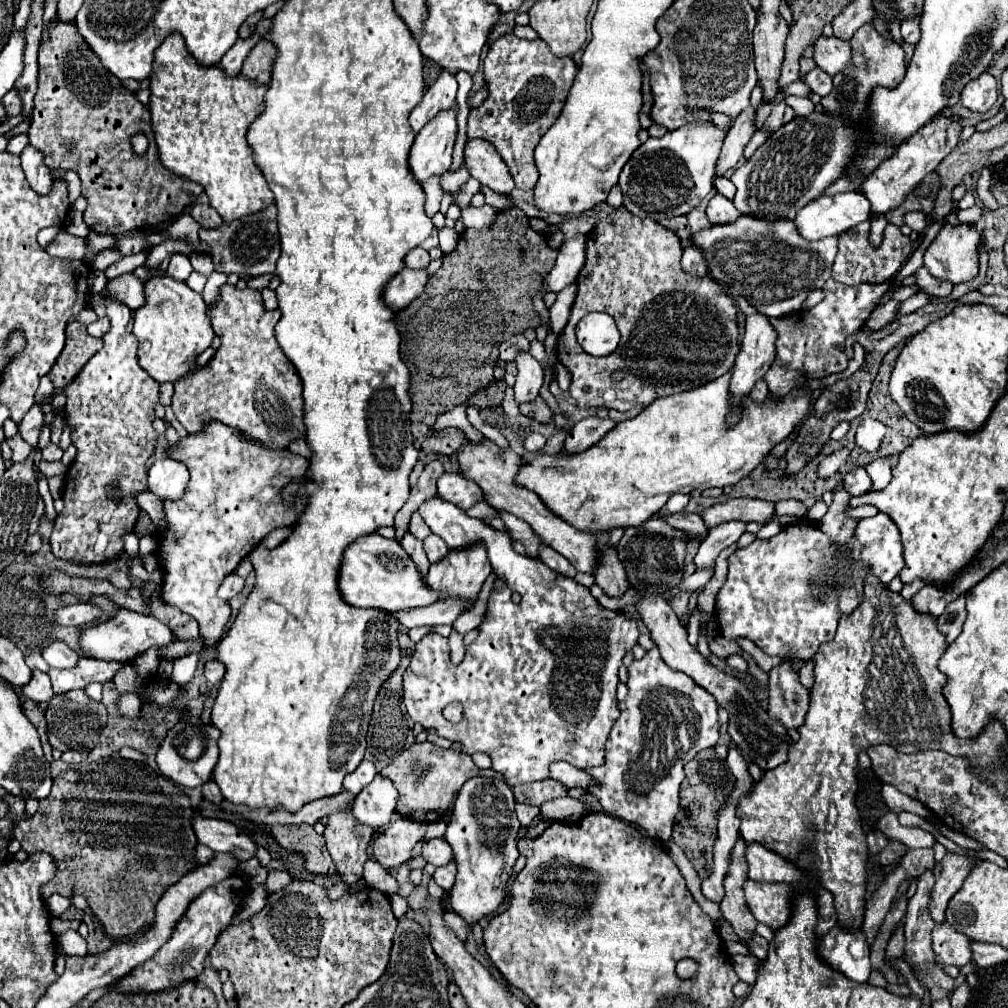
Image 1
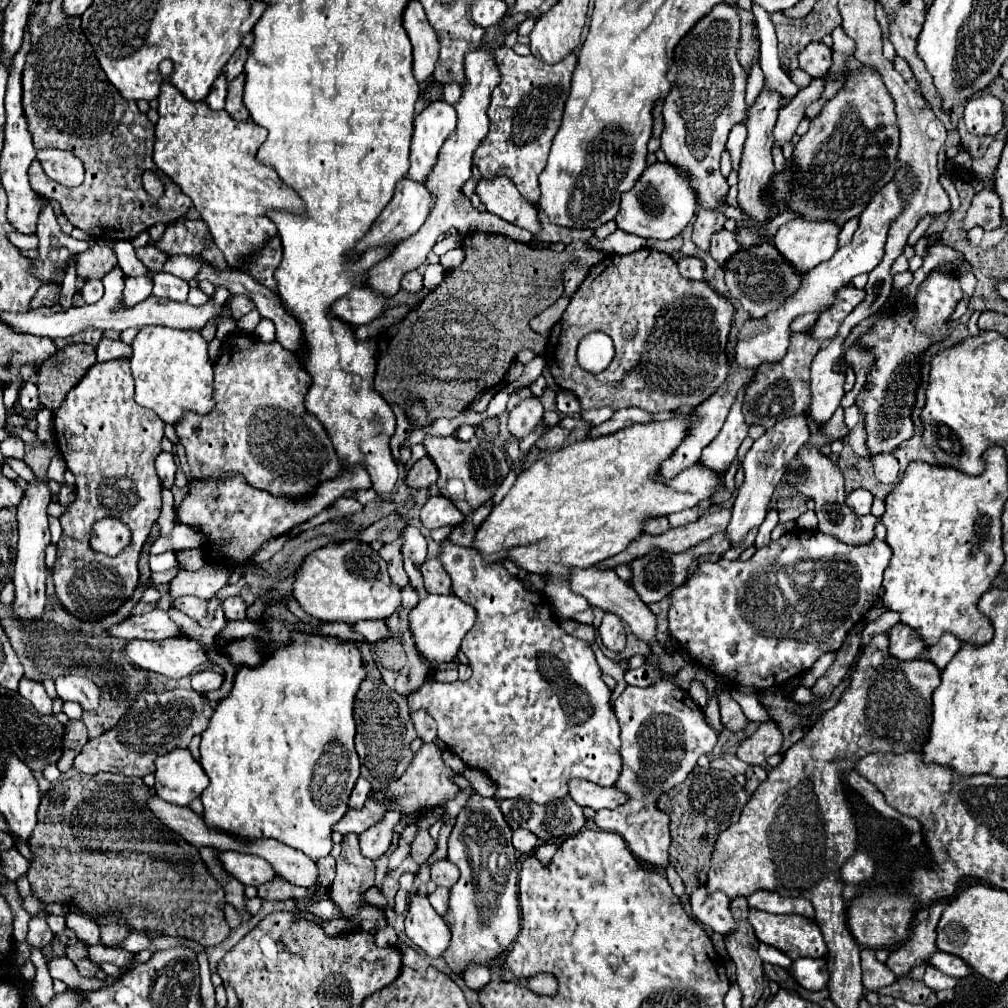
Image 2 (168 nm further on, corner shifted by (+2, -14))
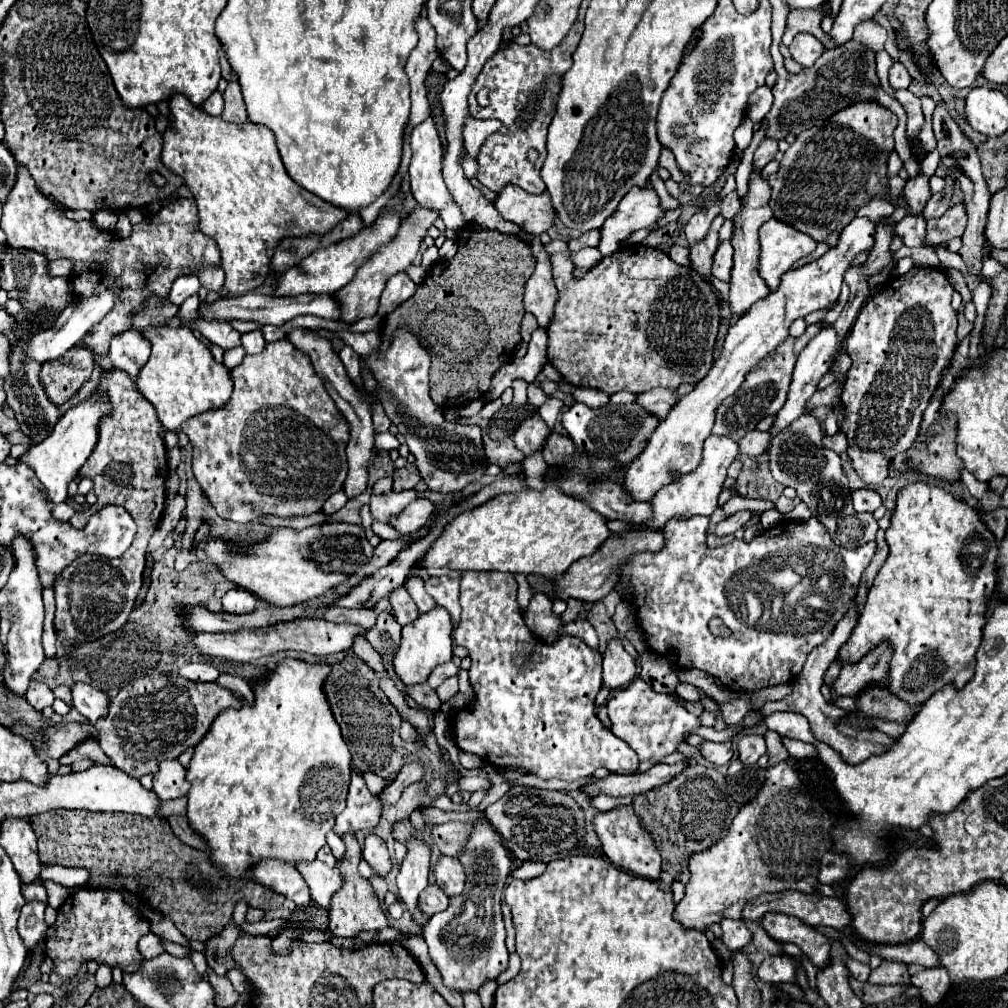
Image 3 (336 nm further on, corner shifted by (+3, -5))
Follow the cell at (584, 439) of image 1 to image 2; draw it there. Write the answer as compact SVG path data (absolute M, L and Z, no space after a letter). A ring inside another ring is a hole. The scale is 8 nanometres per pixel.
M623 408L623 410L617 410L615 416L607 422L603 422L601 426L593 426L591 432L589 432L589 438L595 438L595 436L605 436L605 434L613 434L613 432L619 432L623 428L629 428L633 424L649 424L653 422L653 414L643 410L643 408Z

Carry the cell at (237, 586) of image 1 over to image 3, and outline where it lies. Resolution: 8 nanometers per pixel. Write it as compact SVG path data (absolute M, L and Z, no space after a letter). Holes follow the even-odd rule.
M230 589L222 597L222 605L226 613L252 613L256 609L254 595L246 589Z

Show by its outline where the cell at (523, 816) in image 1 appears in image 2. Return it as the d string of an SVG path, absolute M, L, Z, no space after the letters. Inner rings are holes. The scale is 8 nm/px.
M513 832L513 846L521 854L529 854L535 848L535 836L531 832Z

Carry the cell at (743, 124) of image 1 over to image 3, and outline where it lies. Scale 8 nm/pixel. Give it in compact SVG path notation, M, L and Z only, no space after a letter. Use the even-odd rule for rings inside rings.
M718 215L718 217L712 221L712 225L710 225L710 229L708 229L708 233L706 233L706 239L702 239L702 243L694 243L694 245L690 247L692 267L694 267L702 277L706 277L706 279L708 279L708 275L710 275L712 257L714 257L716 247L718 247L718 243L720 243L720 241L718 241L718 231L720 231L720 227L722 227L722 221L724 221L724 217Z

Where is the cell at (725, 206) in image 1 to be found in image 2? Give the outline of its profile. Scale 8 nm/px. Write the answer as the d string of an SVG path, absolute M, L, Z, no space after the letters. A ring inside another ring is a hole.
M723 230L717 232L711 240L711 256L719 264L719 268L725 268L729 258L739 250L739 244L735 244L735 232Z

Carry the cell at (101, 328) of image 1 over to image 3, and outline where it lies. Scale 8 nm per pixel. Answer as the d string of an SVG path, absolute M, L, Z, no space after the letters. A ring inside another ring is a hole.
M130 329L122 335L116 335L114 341L110 341L106 357L112 361L112 365L126 371L132 377L132 381L136 381L142 363L146 363L150 357L150 343L140 335L140 331Z

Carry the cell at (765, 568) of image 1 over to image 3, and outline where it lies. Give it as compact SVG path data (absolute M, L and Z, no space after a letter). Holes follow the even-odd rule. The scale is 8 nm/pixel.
M700 515L666 523L664 549L660 553L634 555L628 567L620 573L616 591L622 591L626 583L632 585L638 619L650 649L670 657L676 665L702 669L720 679L730 691L756 691L792 681L802 671L808 653L832 635L836 623L854 603L862 573L876 553L876 541L870 541L858 549L844 549L830 539L826 527L816 517L810 517L808 521L782 521L776 527L762 531L752 543L734 539L722 547L708 549L708 526L709 523L704 523L704 517ZM784 569L796 573L796 583L786 589L784 605L768 603L782 595L780 571ZM712 617L720 617L724 625L732 629L732 635L714 635L708 629L708 621Z

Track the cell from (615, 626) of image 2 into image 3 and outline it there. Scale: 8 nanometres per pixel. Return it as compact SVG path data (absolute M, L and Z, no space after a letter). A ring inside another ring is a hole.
M612 637L608 641L604 655L604 685L610 689L620 689L624 685L628 685L634 677L636 677L636 661L624 651L622 641L616 637Z

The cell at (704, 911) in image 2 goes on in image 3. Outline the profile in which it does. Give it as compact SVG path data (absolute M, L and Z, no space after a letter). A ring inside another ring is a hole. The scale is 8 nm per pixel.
M720 919L720 927L722 927L722 943L728 947L730 953L736 953L738 949L742 949L744 945L750 943L752 933L748 931L746 923L742 919Z

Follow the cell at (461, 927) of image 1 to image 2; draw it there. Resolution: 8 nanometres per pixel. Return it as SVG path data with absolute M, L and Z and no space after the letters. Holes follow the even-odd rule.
M471 966L471 968L465 972L463 980L465 980L465 984L467 984L471 990L479 992L479 990L483 990L483 988L489 984L489 980L491 980L491 970L485 968L485 966Z

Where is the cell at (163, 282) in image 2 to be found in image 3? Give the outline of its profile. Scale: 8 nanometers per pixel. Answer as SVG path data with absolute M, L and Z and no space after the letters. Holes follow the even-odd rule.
M180 275L180 279L174 279L174 283L172 283L168 299L174 305L182 305L184 299L198 293L198 289L200 289L200 281L196 275Z

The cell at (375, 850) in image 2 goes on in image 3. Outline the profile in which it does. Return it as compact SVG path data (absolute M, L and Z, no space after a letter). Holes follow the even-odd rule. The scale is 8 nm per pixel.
M368 833L364 839L364 851L362 851L364 859L374 867L374 871L378 875L386 875L392 867L386 843L376 835L376 833Z

